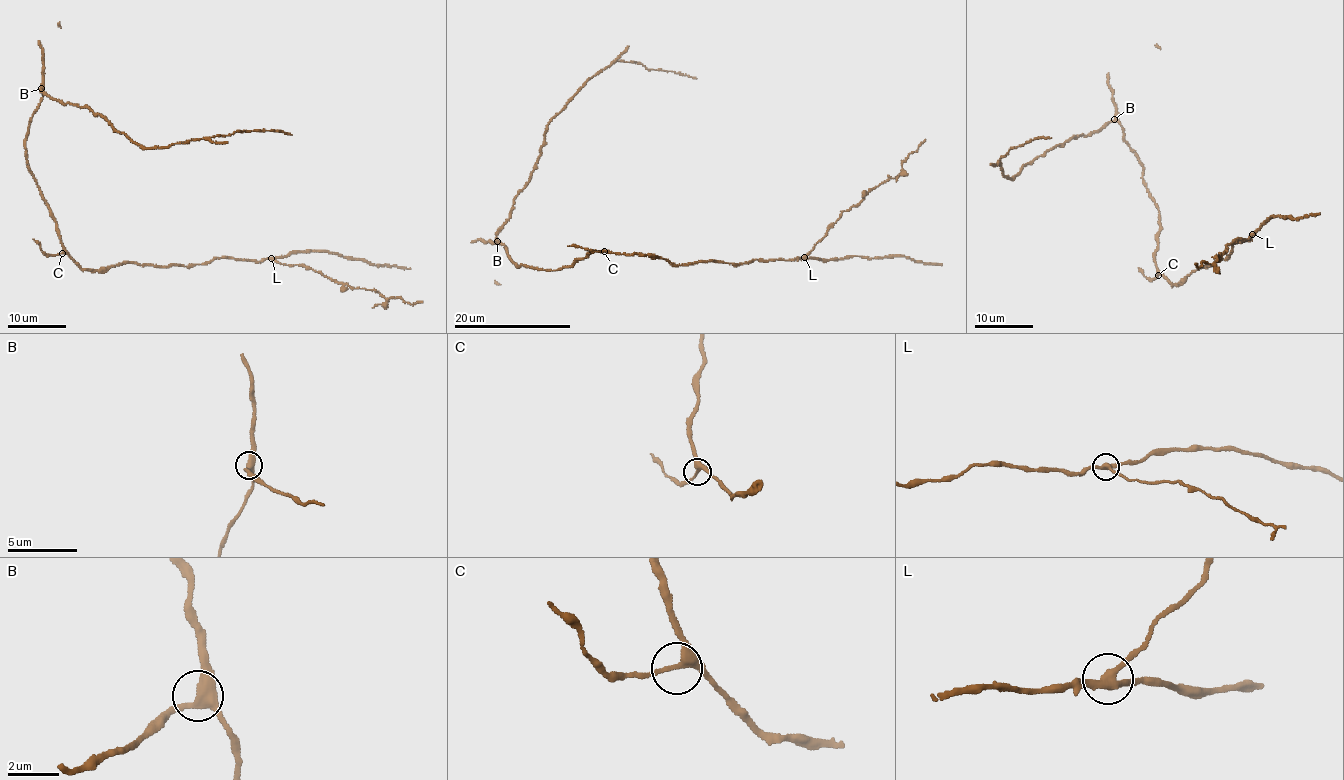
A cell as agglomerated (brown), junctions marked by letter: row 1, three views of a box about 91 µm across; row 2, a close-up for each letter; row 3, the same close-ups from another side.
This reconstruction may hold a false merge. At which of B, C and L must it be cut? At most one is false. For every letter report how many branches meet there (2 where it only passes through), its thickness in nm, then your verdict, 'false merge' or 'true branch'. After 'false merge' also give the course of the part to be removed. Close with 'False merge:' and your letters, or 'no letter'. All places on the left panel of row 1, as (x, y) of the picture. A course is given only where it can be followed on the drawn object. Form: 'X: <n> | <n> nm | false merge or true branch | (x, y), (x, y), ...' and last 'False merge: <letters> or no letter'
B: 3 | 380 nm | true branch
C: 3 | 240 nm | true branch
L: 3 | 300 nm | false merge | (271, 259), (319, 271), (355, 288), (375, 290), (386, 298), (401, 298), (411, 304), (422, 301)
False merge: L

